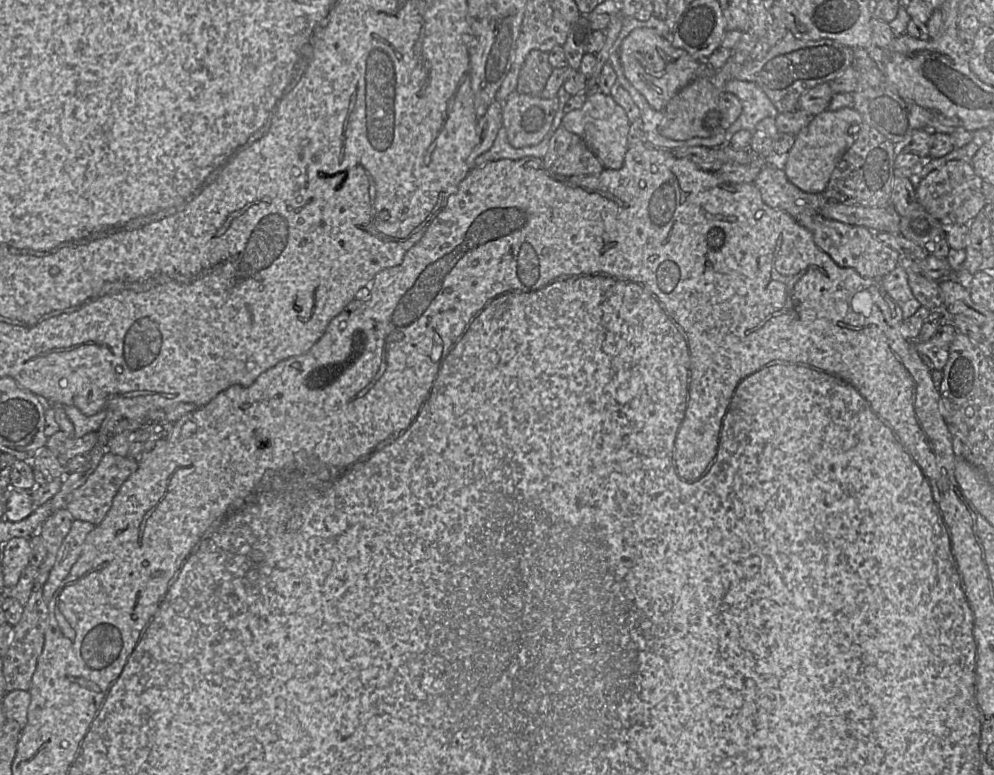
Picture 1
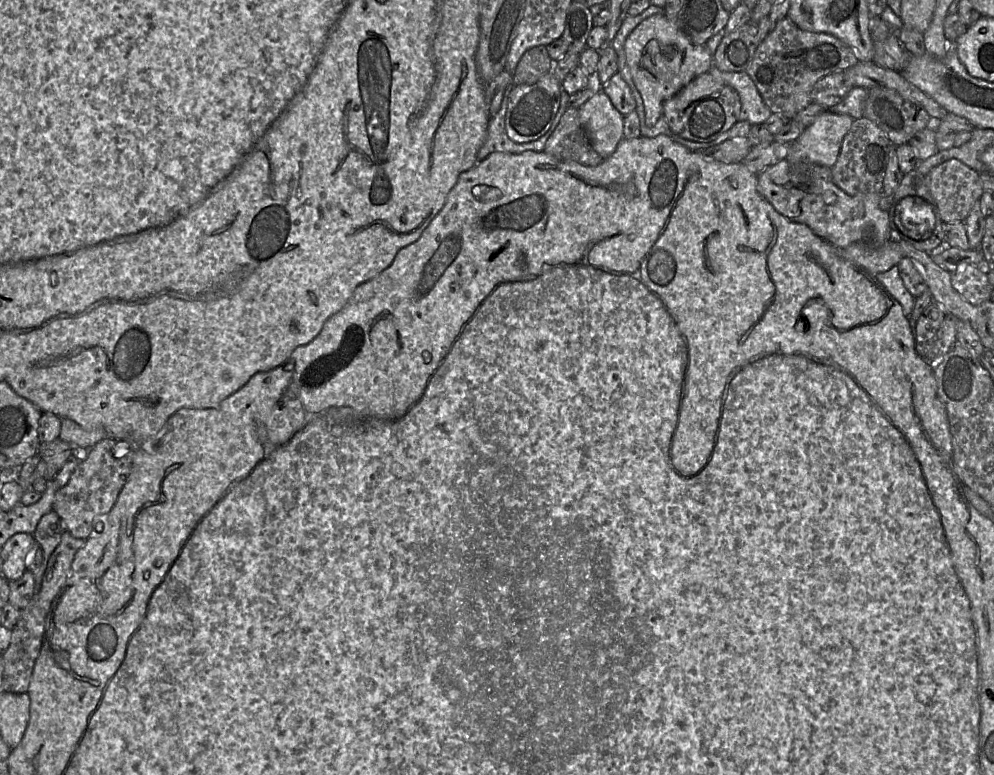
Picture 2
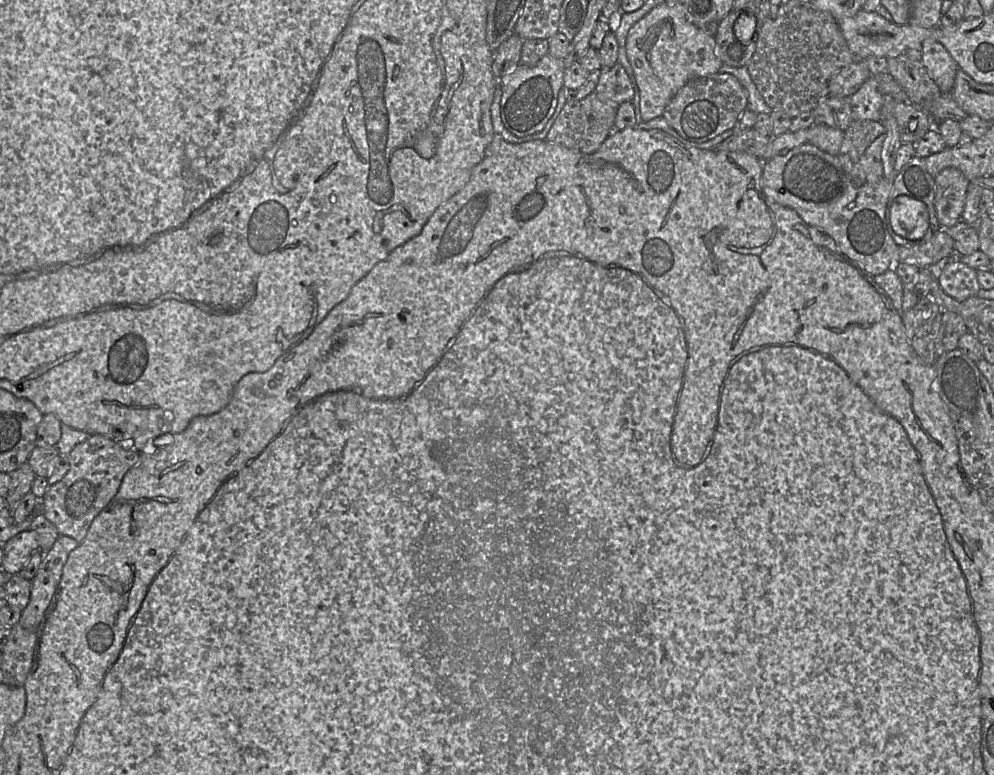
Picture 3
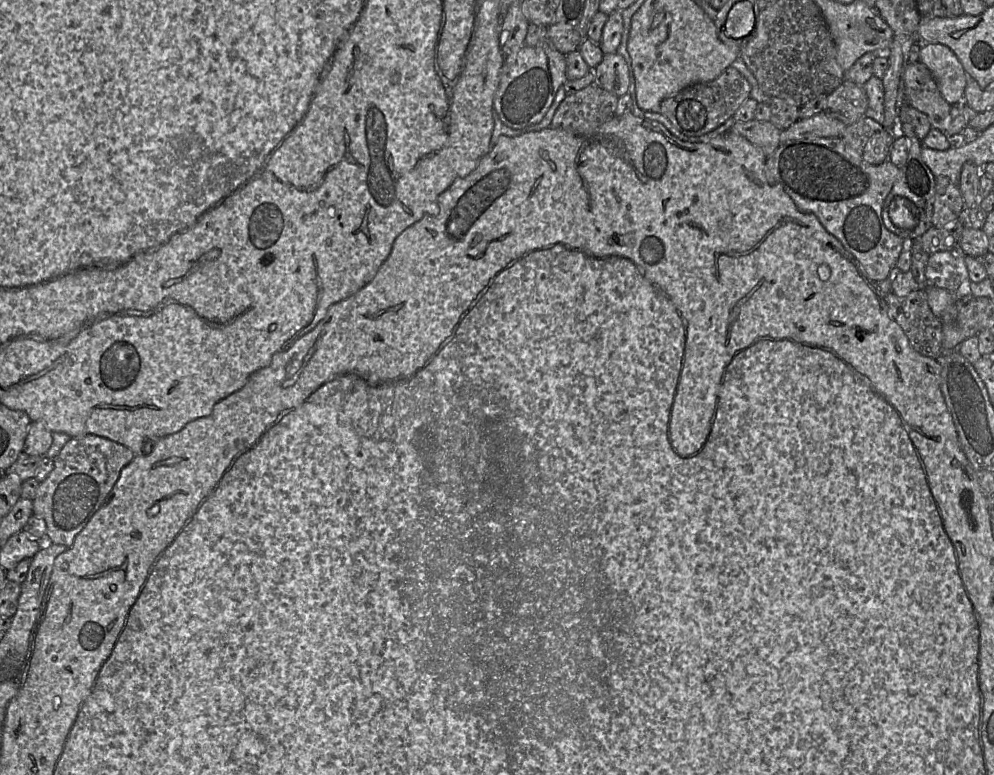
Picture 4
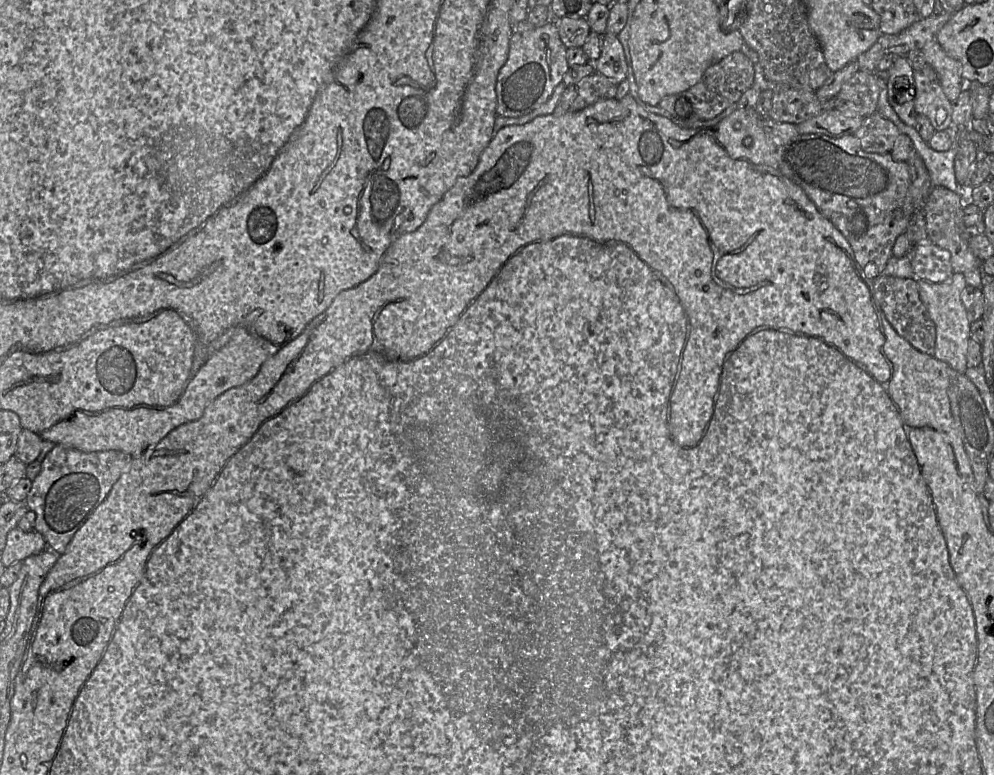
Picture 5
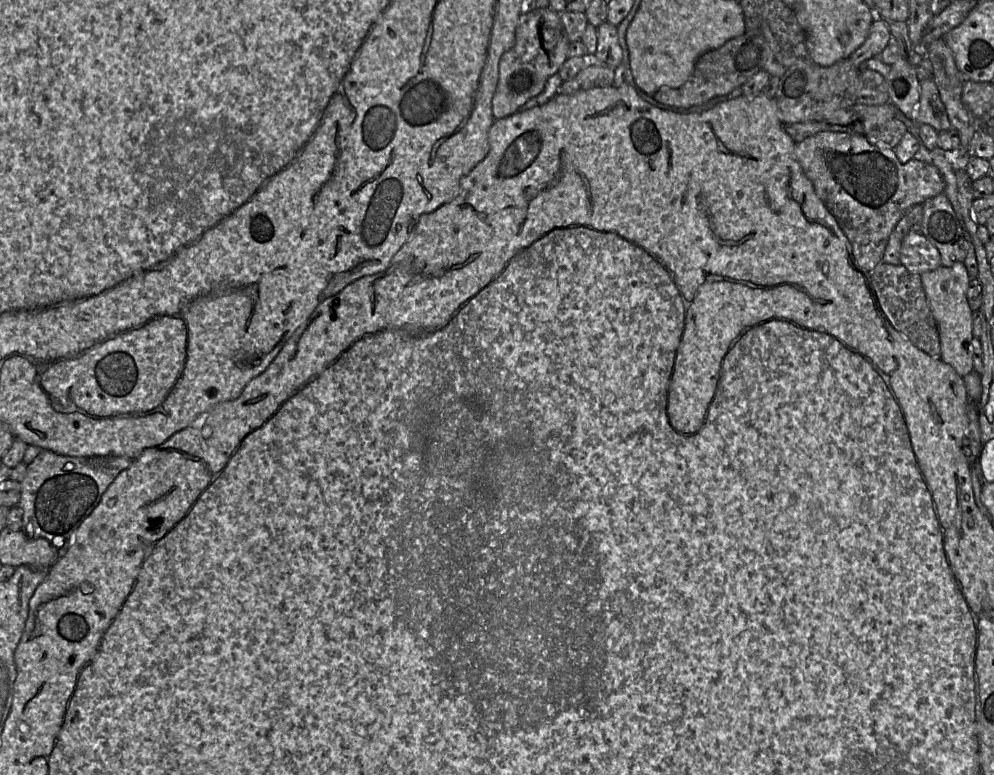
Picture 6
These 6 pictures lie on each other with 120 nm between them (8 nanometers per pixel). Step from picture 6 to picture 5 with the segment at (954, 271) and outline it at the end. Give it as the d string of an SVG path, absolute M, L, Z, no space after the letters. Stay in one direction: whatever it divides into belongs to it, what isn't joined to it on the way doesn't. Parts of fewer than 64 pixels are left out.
M963 273L953 275L942 283L918 280L919 295L929 312L936 328L934 357L947 363L953 370L964 374L968 369L967 349L971 338L971 322L961 300L961 294L967 286Z

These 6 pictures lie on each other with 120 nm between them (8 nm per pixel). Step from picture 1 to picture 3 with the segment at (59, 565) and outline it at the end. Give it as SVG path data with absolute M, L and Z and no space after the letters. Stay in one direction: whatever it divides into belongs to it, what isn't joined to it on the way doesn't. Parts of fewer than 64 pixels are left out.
M59 535L52 548L43 553L39 569L31 581L29 602L18 622L23 628L38 630L58 588L67 558L78 545L75 539Z

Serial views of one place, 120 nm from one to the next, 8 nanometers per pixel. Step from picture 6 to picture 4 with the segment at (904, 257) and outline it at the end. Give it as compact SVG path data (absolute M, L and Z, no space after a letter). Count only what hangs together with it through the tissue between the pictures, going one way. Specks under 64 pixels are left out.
M958 251L930 255L925 270L928 284L951 291L957 297L971 294L971 280L963 257Z

